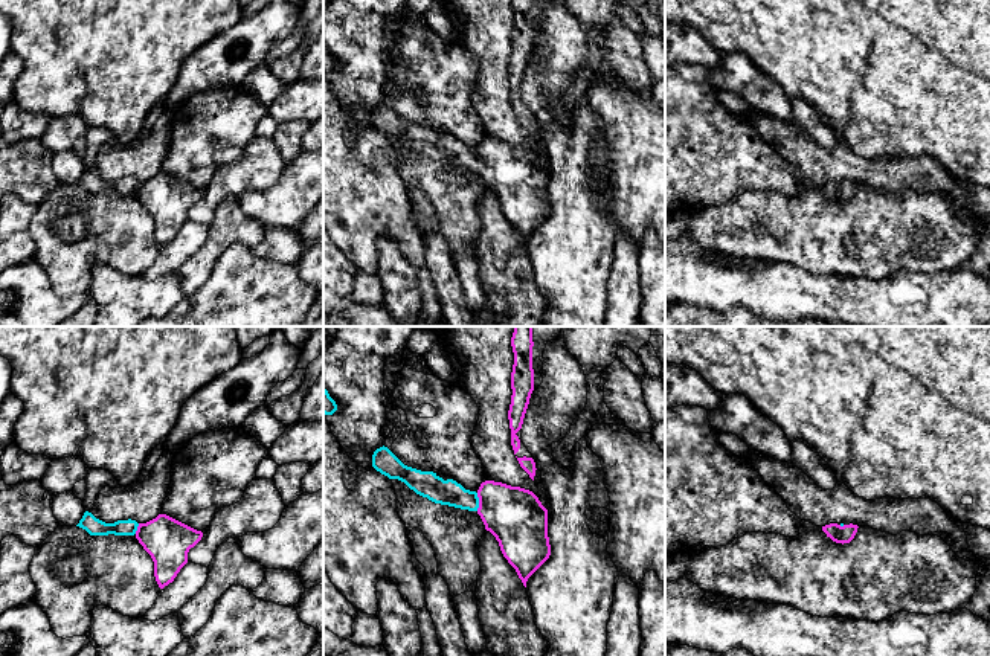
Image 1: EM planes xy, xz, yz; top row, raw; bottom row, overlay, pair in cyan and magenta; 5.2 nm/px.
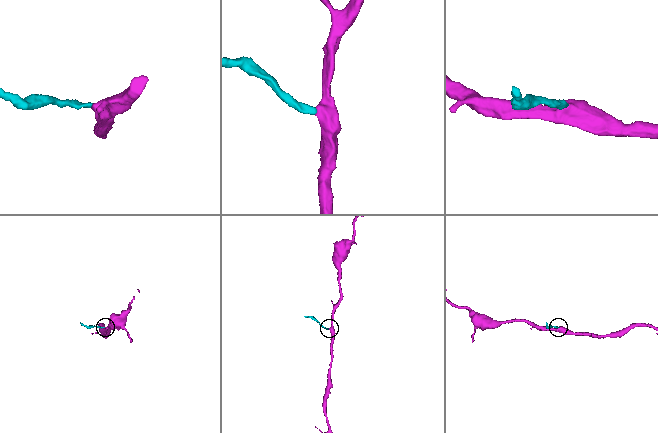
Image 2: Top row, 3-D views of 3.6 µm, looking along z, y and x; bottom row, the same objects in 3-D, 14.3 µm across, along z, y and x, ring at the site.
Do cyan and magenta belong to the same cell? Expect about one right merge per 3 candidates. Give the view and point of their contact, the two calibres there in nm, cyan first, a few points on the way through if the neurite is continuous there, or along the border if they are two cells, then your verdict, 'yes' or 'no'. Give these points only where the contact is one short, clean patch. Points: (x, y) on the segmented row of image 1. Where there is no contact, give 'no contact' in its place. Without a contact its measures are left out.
meets cyan in xz at (478, 502); 140 nm thick on the cyan side, 300 nm on the other; runs through xz (435, 488), (478, 502), (496, 502), (514, 516); yes

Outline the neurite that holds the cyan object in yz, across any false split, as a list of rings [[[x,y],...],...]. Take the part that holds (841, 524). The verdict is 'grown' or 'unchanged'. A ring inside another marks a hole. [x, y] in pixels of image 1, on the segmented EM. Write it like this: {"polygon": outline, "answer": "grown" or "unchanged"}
{"polygon": [[[830,523],[830,525],[825,525],[822,526],[822,531],[827,534],[827,537],[830,537],[833,542],[836,543],[850,543],[856,532],[857,532],[857,525],[837,525],[837,523]]], "answer": "grown"}

